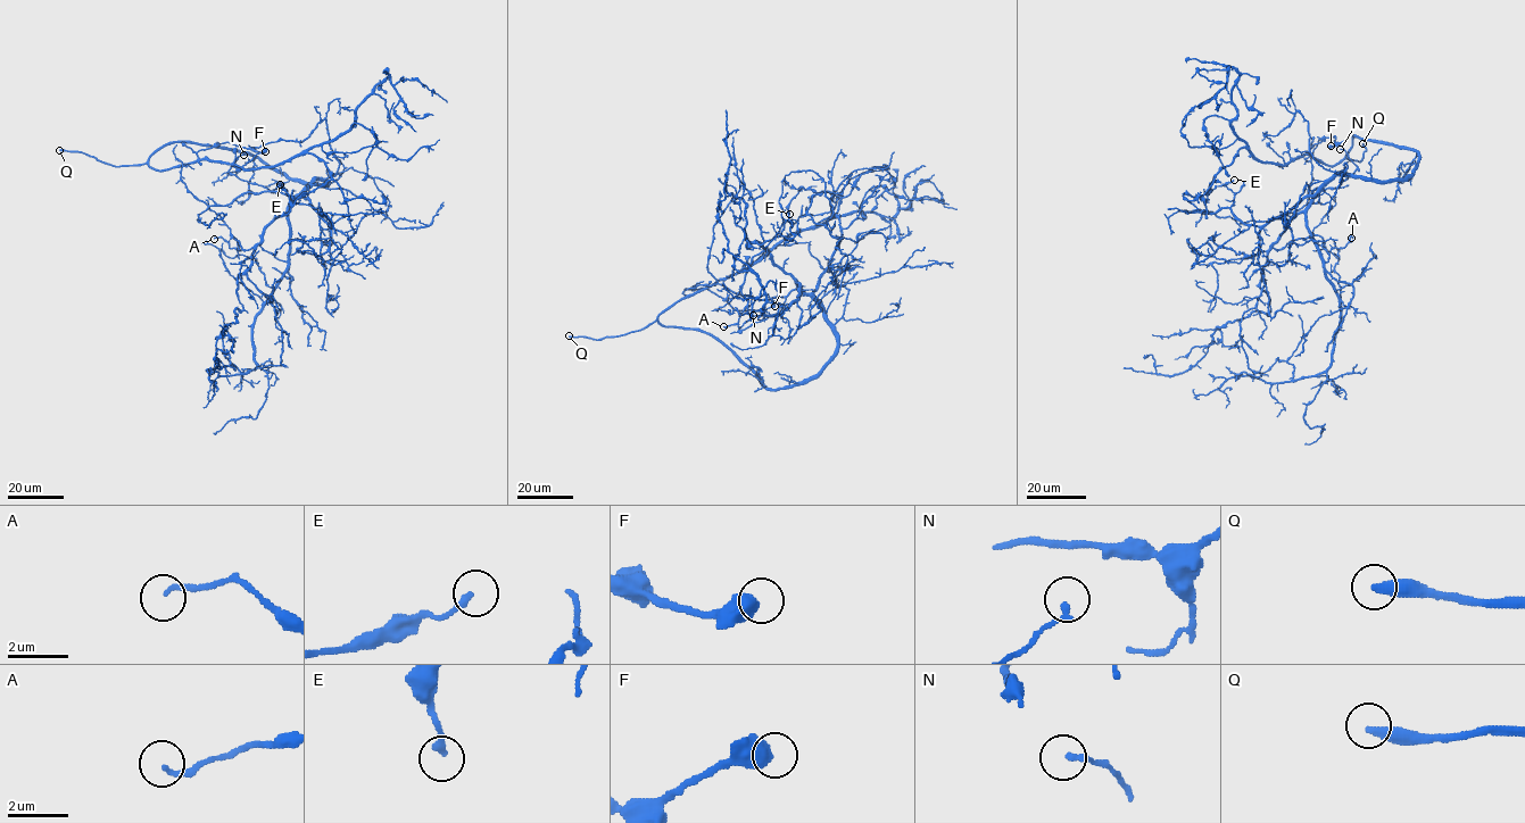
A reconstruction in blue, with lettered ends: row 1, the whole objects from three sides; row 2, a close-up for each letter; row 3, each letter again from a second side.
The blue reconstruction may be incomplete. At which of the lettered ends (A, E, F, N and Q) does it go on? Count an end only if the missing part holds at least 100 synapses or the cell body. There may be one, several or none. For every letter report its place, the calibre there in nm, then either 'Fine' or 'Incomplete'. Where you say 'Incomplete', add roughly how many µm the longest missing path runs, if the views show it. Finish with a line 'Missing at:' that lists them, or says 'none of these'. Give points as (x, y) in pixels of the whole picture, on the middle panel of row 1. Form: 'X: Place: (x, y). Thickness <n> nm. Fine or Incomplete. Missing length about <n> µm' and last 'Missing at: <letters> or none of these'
A: Place: (723, 326). Thickness 160 nm. Fine
E: Place: (789, 214). Thickness 240 nm. Fine
F: Place: (775, 306). Thickness 600 nm. Fine
N: Place: (753, 315). Thickness 170 nm. Fine
Q: Place: (569, 335). Thickness 360 nm. Incomplete. Missing length about 300 µm
Missing at: Q

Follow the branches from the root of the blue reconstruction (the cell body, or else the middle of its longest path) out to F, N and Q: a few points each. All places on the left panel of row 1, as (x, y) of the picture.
F: (238, 150), (173, 142), (160, 147), (148, 164), (167, 169), (190, 164), (200, 150), (226, 142), (265, 151)
N: (238, 150), (253, 154), (290, 177), (326, 183), (314, 179), (292, 197), (271, 191), (229, 171), (243, 155)
Q: (238, 150), (173, 142), (160, 147), (144, 164), (113, 166), (82, 152), (59, 150)

